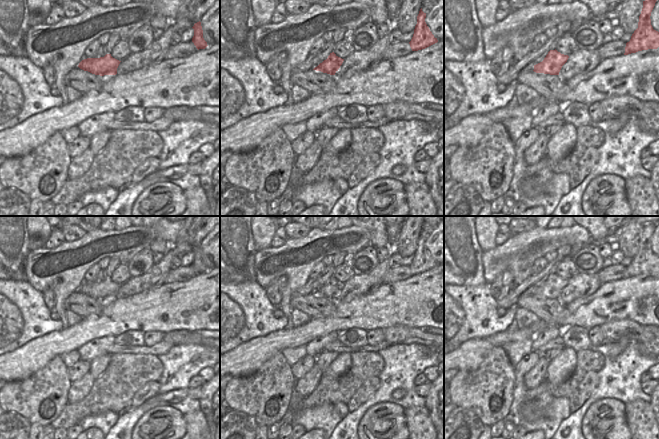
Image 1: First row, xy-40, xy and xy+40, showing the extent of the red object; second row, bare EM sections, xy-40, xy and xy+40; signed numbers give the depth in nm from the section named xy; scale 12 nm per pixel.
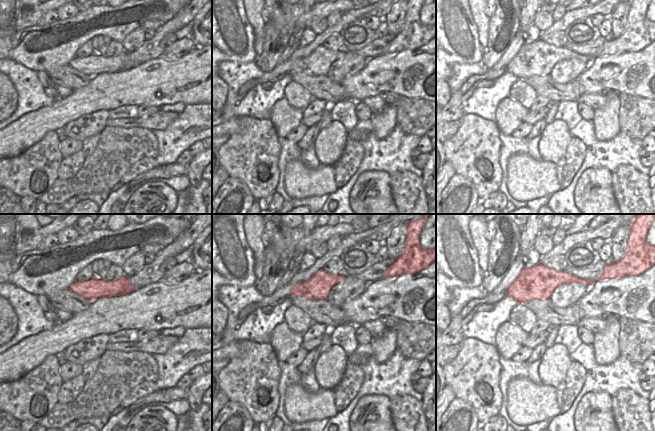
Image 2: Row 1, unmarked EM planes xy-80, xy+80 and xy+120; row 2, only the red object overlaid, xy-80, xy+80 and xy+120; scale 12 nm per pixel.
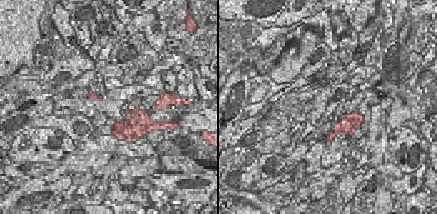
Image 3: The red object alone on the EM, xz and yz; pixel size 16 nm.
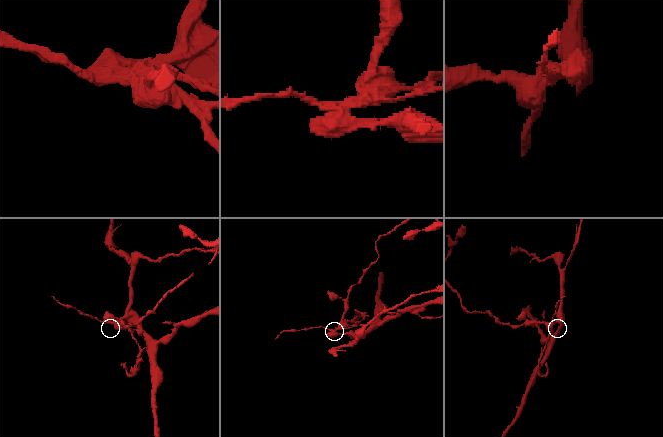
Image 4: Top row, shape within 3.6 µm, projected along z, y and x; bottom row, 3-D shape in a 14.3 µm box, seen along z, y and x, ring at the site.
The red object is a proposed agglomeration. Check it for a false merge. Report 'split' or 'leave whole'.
split

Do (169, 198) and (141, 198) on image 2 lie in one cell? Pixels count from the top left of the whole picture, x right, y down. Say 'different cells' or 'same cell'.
same cell

